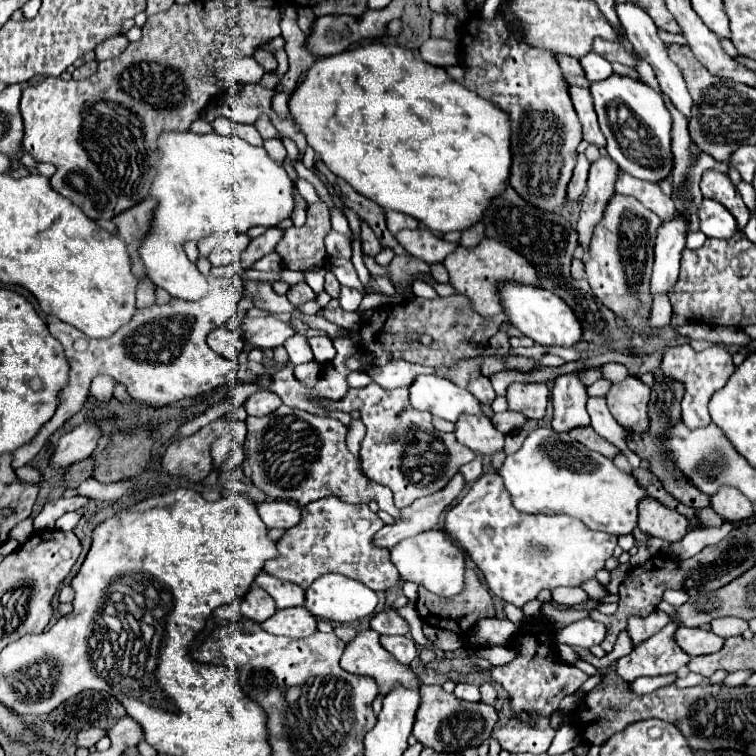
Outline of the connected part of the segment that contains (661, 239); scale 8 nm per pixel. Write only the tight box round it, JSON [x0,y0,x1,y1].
[650,216,686,298]

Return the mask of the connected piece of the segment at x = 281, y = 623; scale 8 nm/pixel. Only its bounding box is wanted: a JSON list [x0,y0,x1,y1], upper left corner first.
[262,606,316,638]

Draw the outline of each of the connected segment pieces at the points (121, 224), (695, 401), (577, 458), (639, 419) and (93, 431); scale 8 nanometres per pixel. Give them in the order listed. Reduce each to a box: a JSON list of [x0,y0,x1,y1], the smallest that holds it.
[[112,198,156,276],[660,344,734,430],[498,428,646,534],[606,376,650,434],[50,422,100,468]]

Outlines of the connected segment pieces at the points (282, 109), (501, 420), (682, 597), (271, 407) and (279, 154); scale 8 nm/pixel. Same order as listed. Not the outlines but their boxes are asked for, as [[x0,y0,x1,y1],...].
[[272,92,289,116],[492,410,526,434],[662,589,689,607],[244,390,282,416],[264,138,286,164]]

